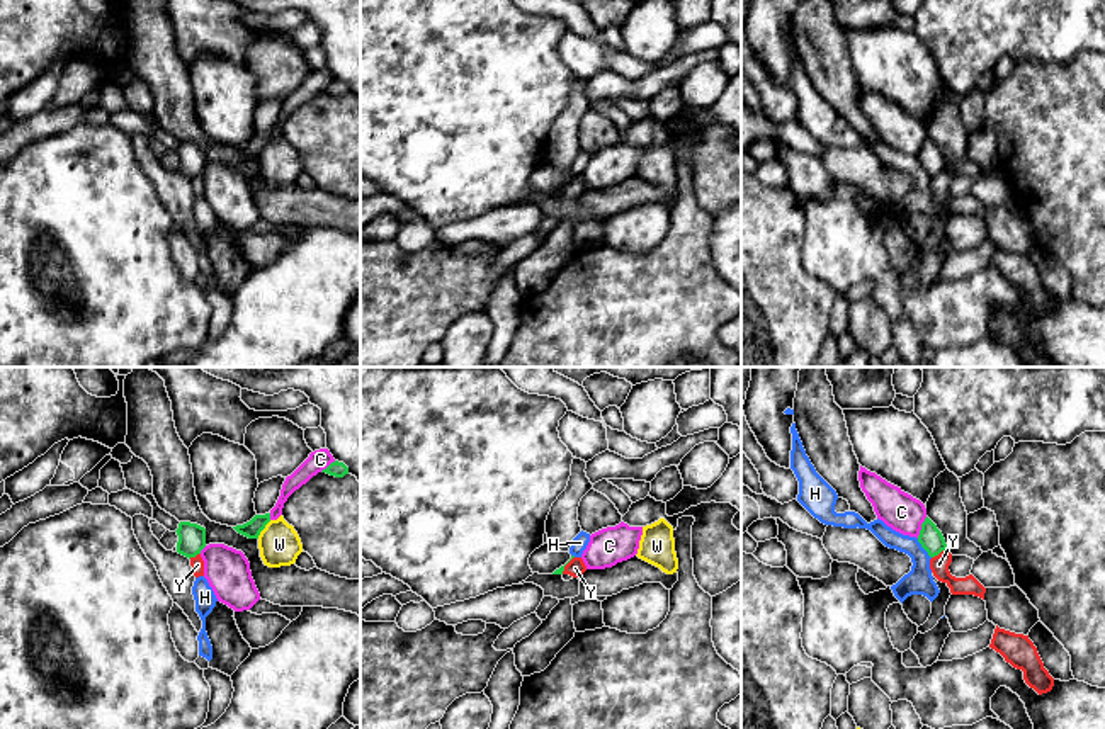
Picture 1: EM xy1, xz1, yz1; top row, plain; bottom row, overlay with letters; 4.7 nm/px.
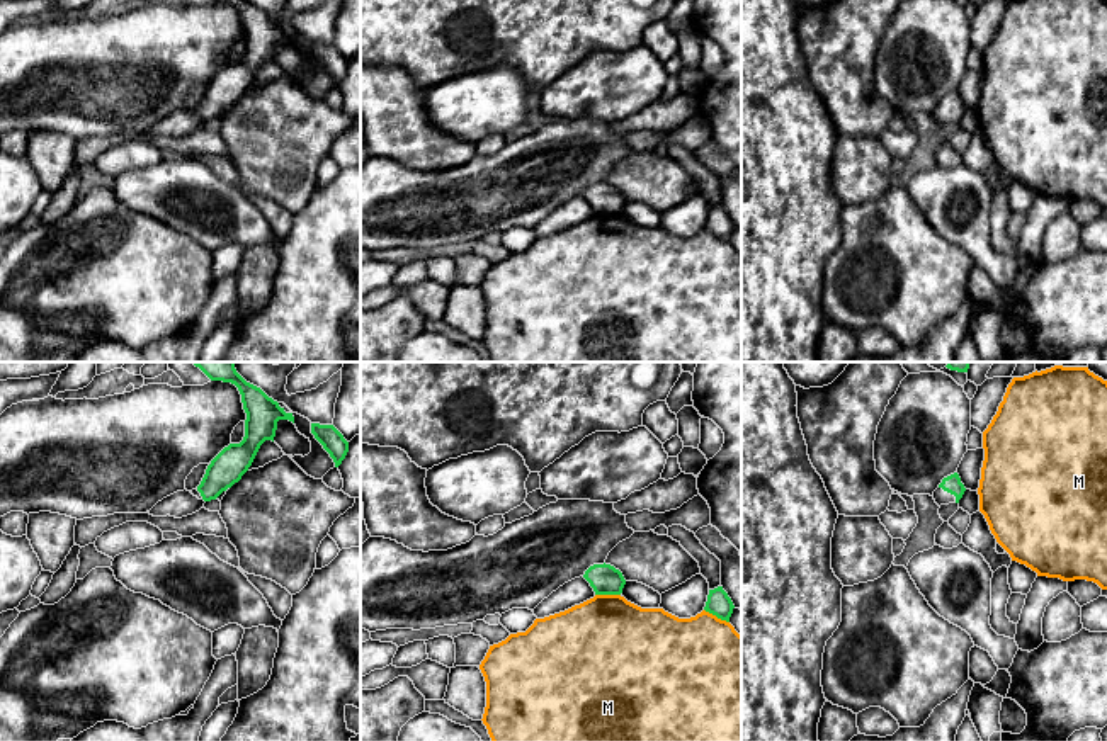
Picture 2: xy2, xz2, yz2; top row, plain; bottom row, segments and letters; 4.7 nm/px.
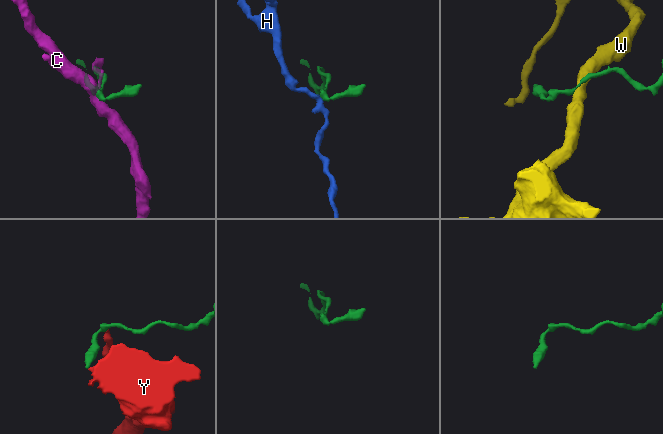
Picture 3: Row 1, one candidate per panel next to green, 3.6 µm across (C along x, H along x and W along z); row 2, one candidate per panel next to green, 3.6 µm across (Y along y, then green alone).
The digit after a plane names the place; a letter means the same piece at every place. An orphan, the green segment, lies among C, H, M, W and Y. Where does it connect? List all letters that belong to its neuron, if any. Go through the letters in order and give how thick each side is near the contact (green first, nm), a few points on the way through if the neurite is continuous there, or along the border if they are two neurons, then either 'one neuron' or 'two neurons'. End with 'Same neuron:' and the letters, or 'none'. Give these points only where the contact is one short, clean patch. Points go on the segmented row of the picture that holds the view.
C: 110 nm thick on the green side, 180 nm on the other; two neurons
H: 110 nm thick on the green side, 130 nm on the other; border along yz1 (917, 539), (930, 558); two neurons
M: 140 nm thick on the green side, 480 nm on the other; two neurons
W: 90 nm thick on the green side, 200 nm on the other; border along xy1 (271, 520), (257, 537); two neurons
Y: 110 nm thick on the green side, 90 nm on the other; border along yz1 (946, 548), (932, 558); two neurons
Same neuron: none

